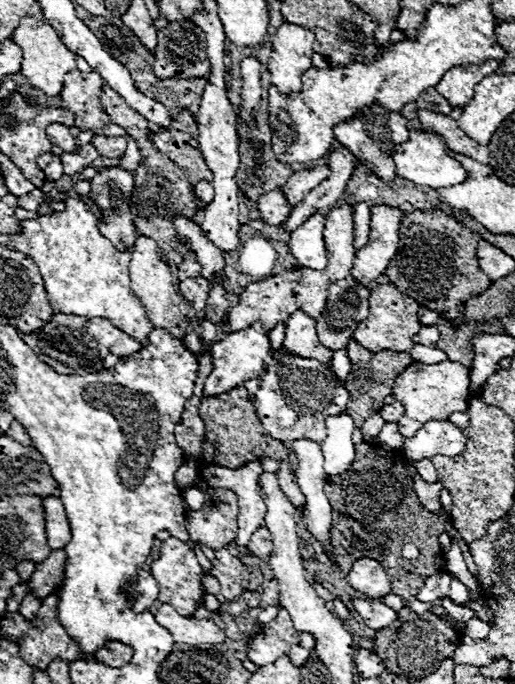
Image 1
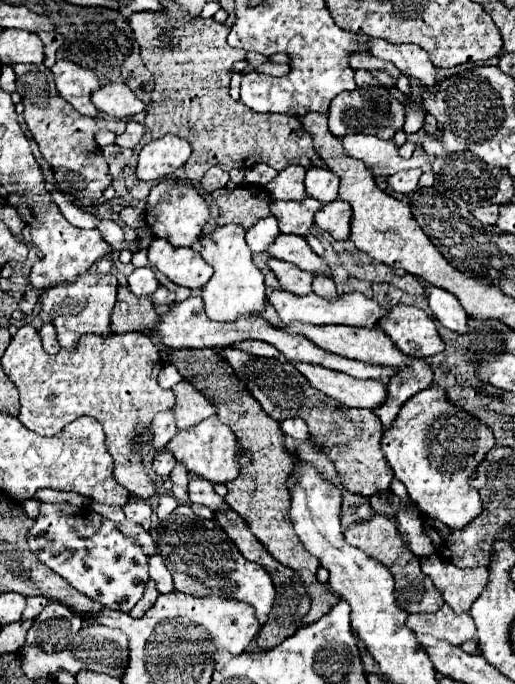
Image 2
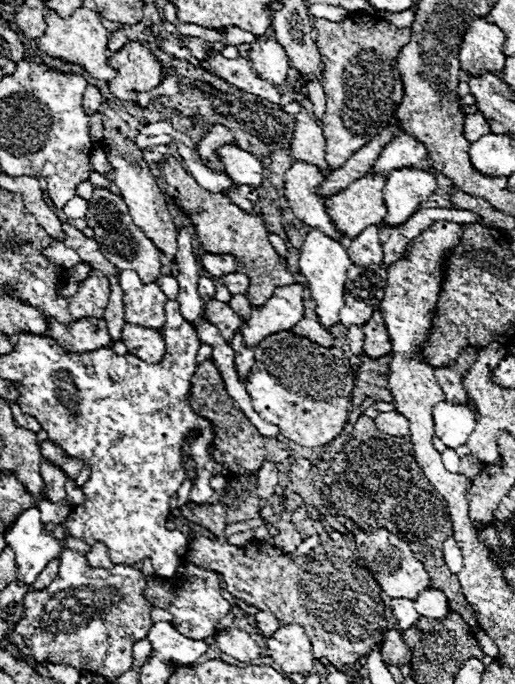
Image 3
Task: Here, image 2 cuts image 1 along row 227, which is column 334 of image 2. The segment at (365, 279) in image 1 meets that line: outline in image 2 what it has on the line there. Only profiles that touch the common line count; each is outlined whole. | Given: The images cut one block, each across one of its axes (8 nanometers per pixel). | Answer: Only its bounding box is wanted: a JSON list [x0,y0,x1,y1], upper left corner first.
[296,364,388,410]

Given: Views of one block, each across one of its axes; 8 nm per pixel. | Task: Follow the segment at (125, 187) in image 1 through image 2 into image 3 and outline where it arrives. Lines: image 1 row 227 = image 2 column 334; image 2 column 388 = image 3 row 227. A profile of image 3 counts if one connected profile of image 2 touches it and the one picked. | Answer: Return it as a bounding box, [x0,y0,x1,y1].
[86,188,162,284]

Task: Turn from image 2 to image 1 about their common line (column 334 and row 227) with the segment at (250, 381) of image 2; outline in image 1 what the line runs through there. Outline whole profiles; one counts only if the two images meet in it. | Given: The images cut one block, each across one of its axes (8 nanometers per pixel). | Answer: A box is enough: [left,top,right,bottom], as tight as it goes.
[386,210,492,320]

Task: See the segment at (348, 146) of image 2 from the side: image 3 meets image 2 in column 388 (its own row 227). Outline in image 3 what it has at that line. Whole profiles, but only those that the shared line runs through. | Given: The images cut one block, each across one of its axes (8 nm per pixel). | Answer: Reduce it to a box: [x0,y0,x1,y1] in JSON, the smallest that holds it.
[102,108,176,276]

